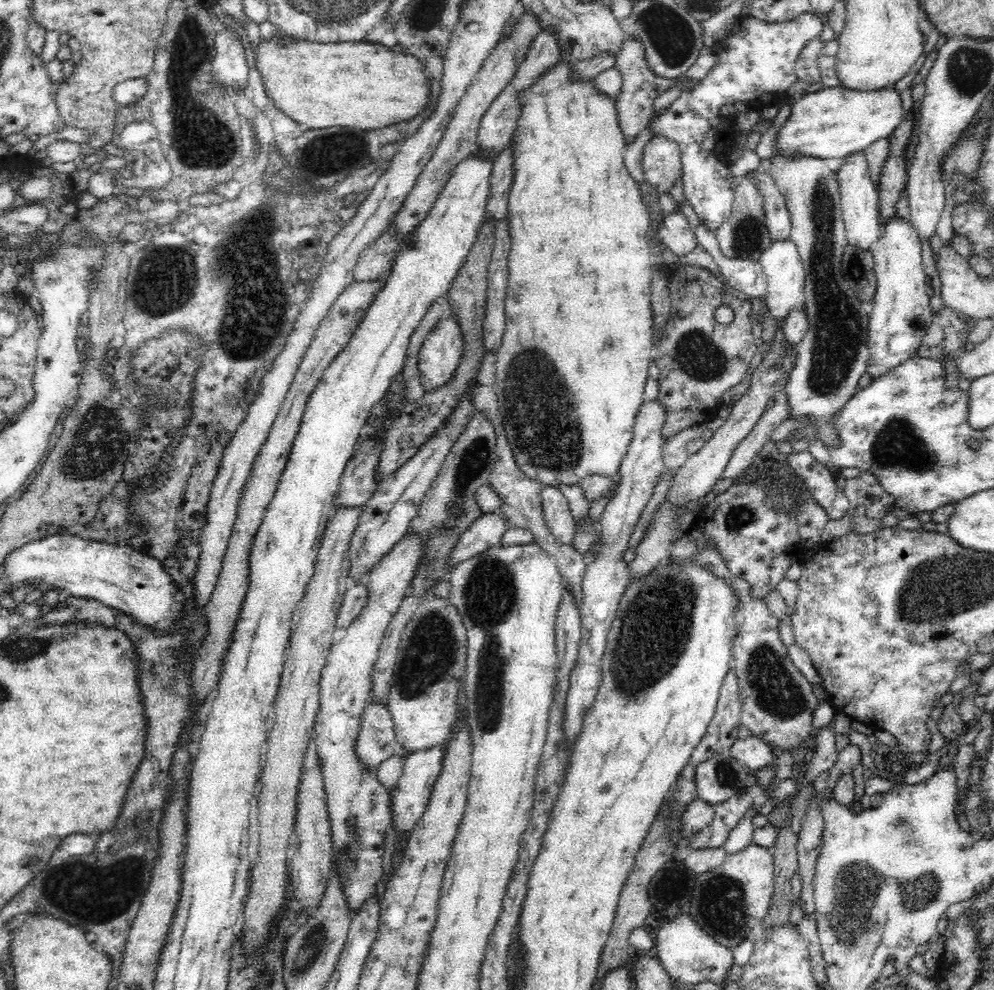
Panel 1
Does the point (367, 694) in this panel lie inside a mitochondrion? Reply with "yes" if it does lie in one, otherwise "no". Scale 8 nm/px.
no

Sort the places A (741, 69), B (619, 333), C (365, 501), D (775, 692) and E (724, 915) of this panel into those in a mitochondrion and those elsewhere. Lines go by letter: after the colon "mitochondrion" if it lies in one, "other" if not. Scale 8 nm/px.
A: other
B: other
C: other
D: mitochondrion
E: mitochondrion

